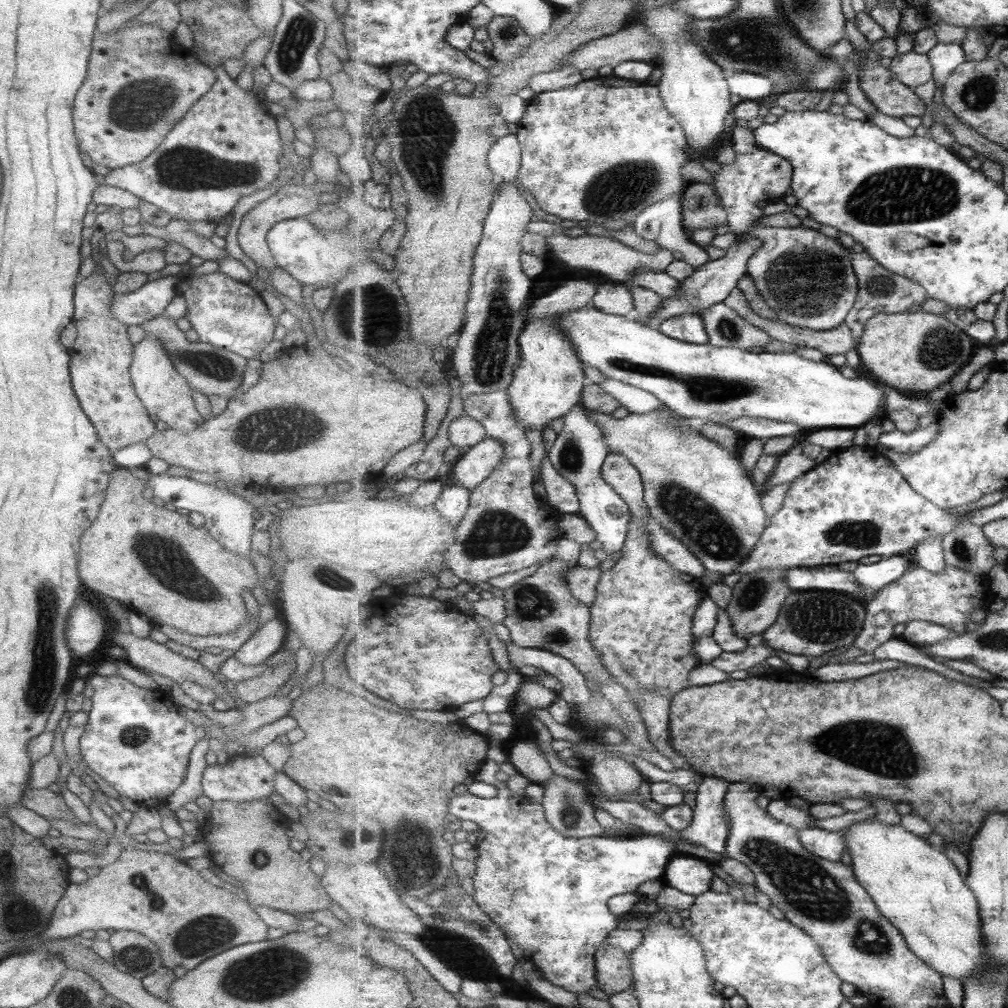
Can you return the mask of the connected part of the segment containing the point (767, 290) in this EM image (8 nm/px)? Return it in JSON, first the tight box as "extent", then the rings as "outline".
{"extent":[748,224,860,331],"outline":[[[757,224],[749,232],[760,238],[762,245],[752,252],[748,260],[748,275],[766,304],[774,310],[779,321],[818,331],[833,330],[846,322],[857,302],[860,286],[853,266],[854,253],[839,243],[838,239],[825,236],[819,229],[777,228]]]}

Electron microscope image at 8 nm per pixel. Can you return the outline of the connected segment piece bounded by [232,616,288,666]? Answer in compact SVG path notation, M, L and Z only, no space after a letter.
M276 616L256 630L249 640L233 652L232 656L239 664L245 666L263 663L265 658L282 649L287 627L284 619Z

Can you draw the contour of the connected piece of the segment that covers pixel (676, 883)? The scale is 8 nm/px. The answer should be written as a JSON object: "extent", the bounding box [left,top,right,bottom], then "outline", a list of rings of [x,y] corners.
{"extent":[663,854,715,896],"outline":[[[681,854],[665,866],[663,882],[685,894],[699,896],[711,890],[715,875],[710,862]]]}

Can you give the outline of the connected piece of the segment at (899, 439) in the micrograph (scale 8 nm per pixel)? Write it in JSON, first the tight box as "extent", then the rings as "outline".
{"extent":[877,418,940,453],"outline":[[[937,418],[925,430],[917,428],[913,432],[903,432],[896,428],[894,431],[884,432],[877,440],[877,443],[902,453],[914,453],[929,444],[938,435],[939,429],[940,419]]]}

